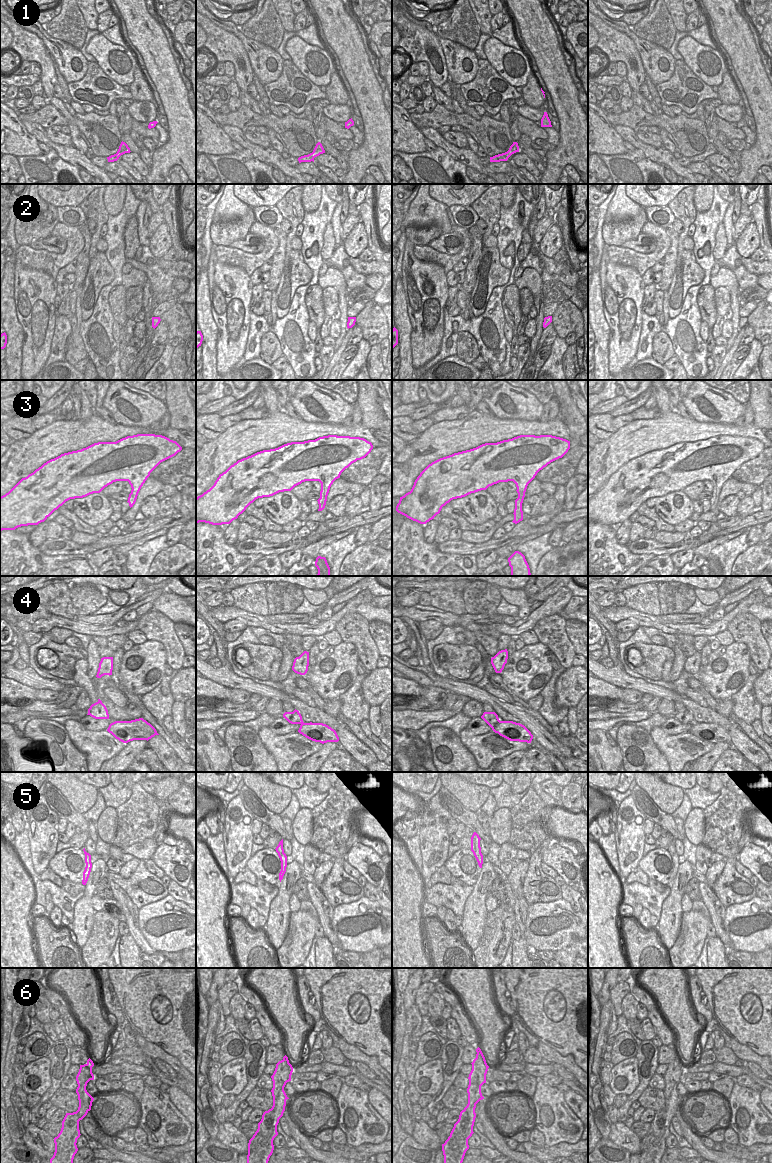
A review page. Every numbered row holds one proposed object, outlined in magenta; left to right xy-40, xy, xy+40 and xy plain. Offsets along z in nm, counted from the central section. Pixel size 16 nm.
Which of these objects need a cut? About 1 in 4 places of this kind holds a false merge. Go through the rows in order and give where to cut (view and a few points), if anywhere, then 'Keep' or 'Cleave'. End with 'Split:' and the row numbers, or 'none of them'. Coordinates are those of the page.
1: No split. Keep
2: No split. Keep
3: No split. Keep
4: Split along xy+40 (500, 721), (492, 729). Cleave
5: No split. Keep
6: No split. Keep
Split: 4

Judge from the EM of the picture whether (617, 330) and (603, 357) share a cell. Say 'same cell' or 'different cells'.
different cells

